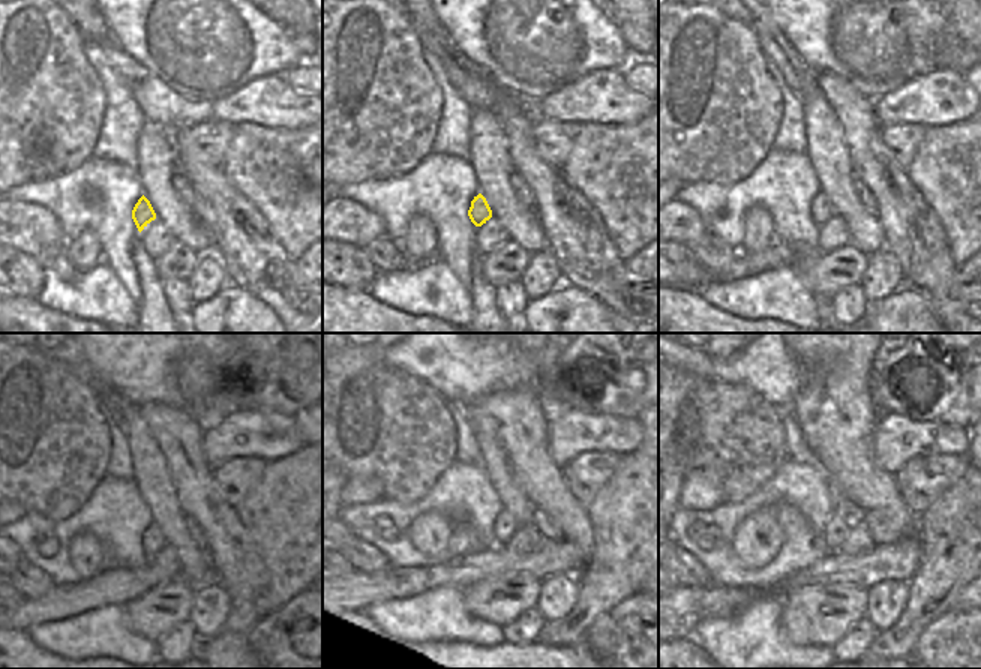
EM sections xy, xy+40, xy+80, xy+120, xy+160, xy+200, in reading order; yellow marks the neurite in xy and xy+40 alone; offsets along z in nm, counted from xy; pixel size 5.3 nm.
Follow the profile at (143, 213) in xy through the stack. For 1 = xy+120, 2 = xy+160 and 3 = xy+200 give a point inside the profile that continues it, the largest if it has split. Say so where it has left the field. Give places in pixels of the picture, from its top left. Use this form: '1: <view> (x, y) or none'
1: xy+120 (152, 540)
2: xy+160 (518, 539)
3: xy+200 (855, 537)

